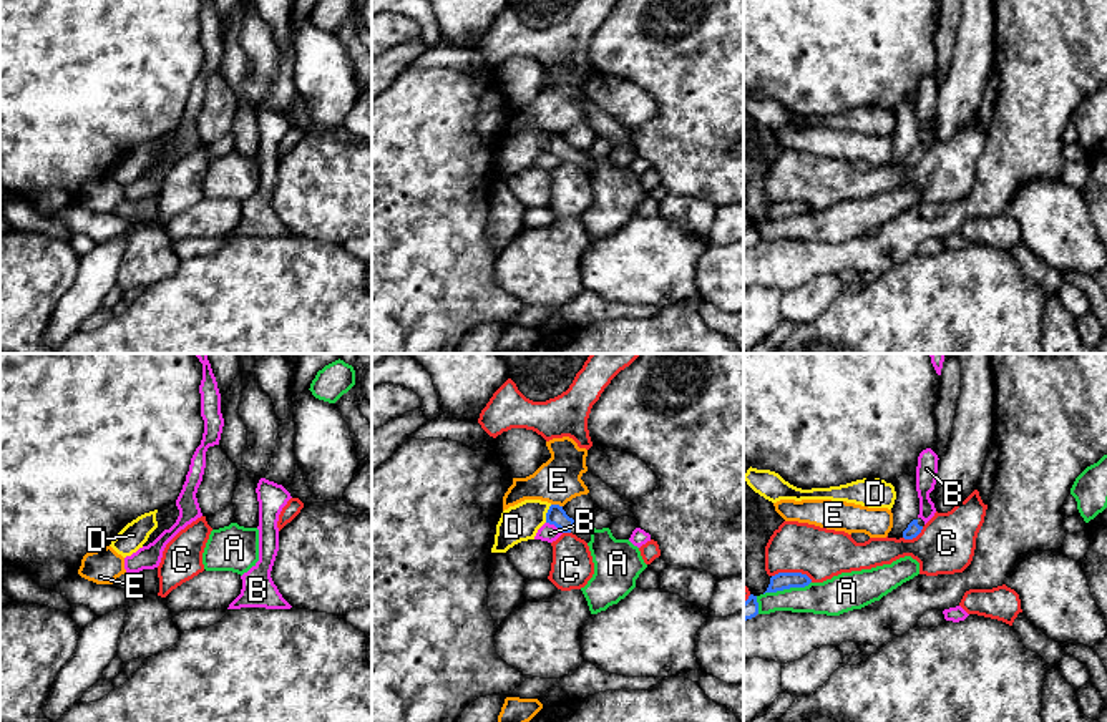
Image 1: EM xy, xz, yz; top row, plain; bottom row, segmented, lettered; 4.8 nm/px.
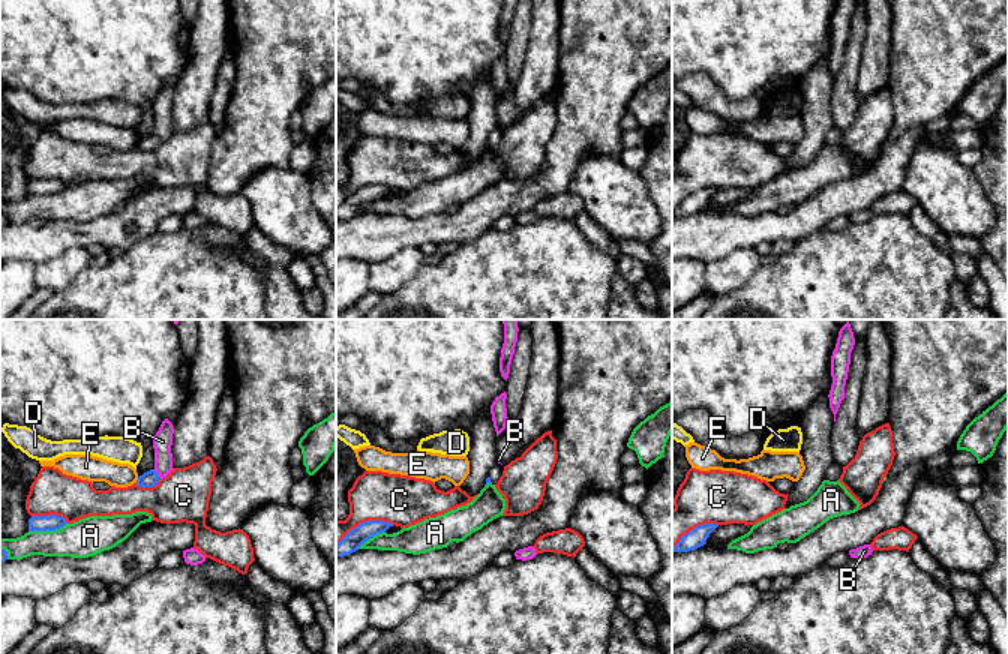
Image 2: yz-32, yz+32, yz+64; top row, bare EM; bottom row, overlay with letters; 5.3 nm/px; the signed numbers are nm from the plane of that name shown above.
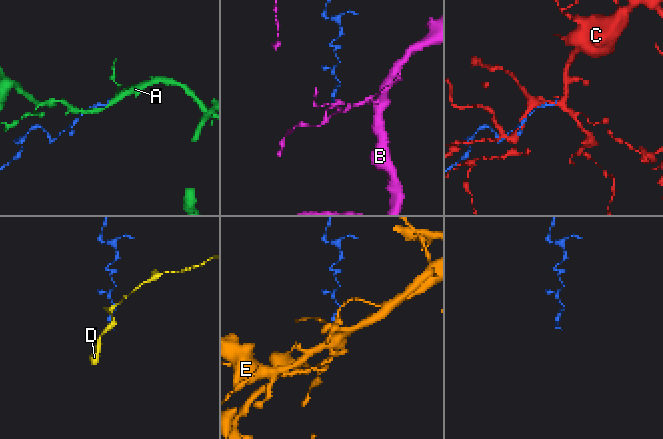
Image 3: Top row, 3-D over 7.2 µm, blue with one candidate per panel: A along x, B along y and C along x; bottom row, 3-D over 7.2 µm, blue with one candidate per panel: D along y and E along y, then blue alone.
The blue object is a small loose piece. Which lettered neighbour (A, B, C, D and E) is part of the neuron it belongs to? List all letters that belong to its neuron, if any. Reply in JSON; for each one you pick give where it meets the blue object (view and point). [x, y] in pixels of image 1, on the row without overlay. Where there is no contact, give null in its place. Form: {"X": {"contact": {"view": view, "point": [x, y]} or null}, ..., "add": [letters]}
{"add": []}

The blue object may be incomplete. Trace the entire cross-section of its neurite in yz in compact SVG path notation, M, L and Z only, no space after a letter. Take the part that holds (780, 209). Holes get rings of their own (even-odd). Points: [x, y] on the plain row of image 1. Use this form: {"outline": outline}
{"outline": "M778 201L770 206L770 212L765 221L777 221L790 216L805 216L810 211L812 207L802 201Z"}

